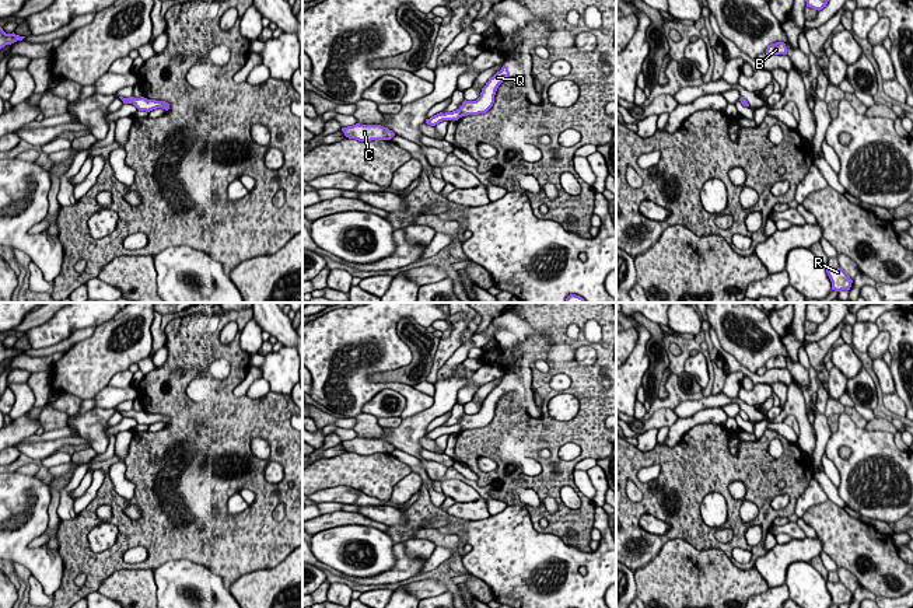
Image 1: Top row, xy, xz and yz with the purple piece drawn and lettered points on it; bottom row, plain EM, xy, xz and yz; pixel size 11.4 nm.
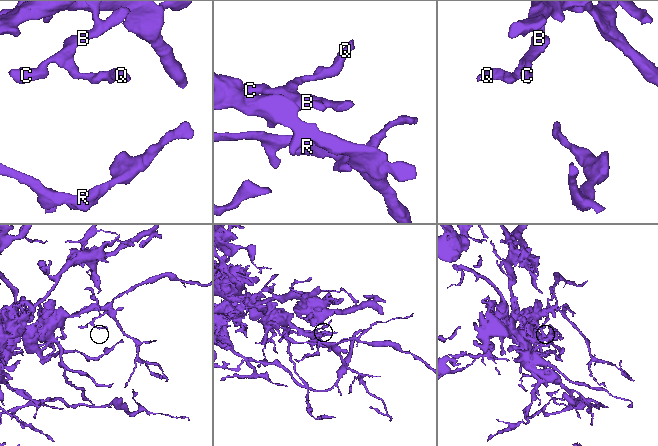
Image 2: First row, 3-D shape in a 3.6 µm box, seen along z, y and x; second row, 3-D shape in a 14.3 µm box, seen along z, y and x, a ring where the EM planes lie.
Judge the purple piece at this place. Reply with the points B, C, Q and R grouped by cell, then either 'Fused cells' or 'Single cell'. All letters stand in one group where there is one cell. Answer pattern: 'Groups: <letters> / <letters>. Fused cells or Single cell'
Groups: B C R / Q. Fused cells

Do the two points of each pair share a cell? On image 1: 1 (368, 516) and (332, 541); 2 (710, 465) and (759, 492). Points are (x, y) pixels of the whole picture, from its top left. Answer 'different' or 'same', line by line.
1: different
2: same

